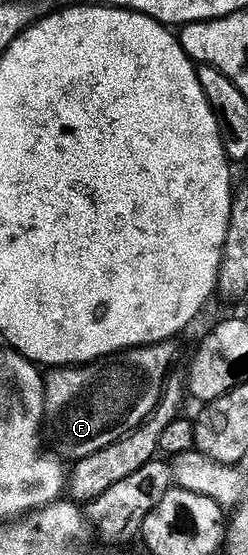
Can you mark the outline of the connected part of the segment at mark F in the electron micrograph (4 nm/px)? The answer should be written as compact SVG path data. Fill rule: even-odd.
M177 342L149 343L147 347L132 347L105 361L86 363L83 367L56 367L45 376L46 381L46 423L54 430L57 450L63 456L71 455L77 461L98 453L118 439L124 438L157 409L163 388L171 378L170 366L178 359Z

